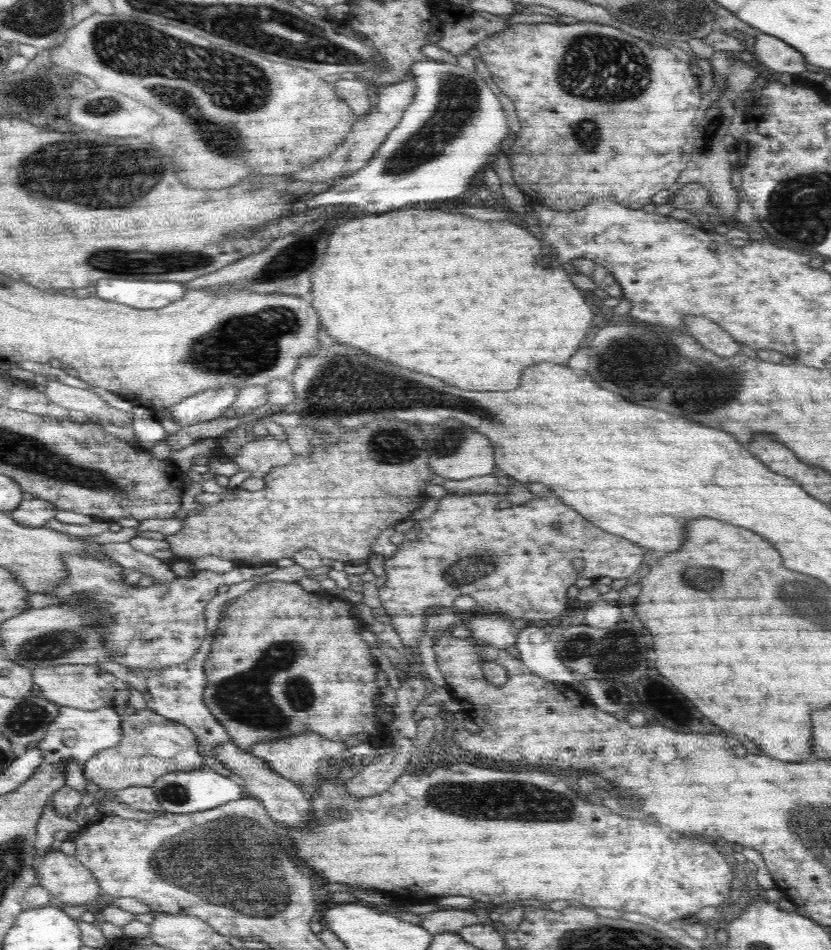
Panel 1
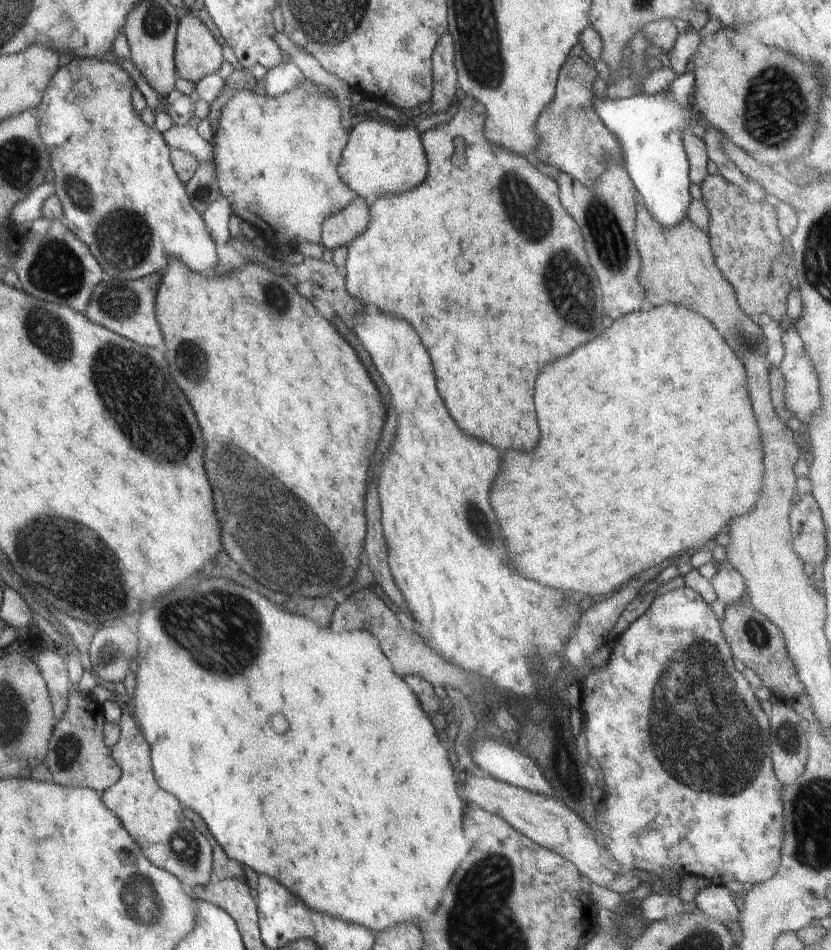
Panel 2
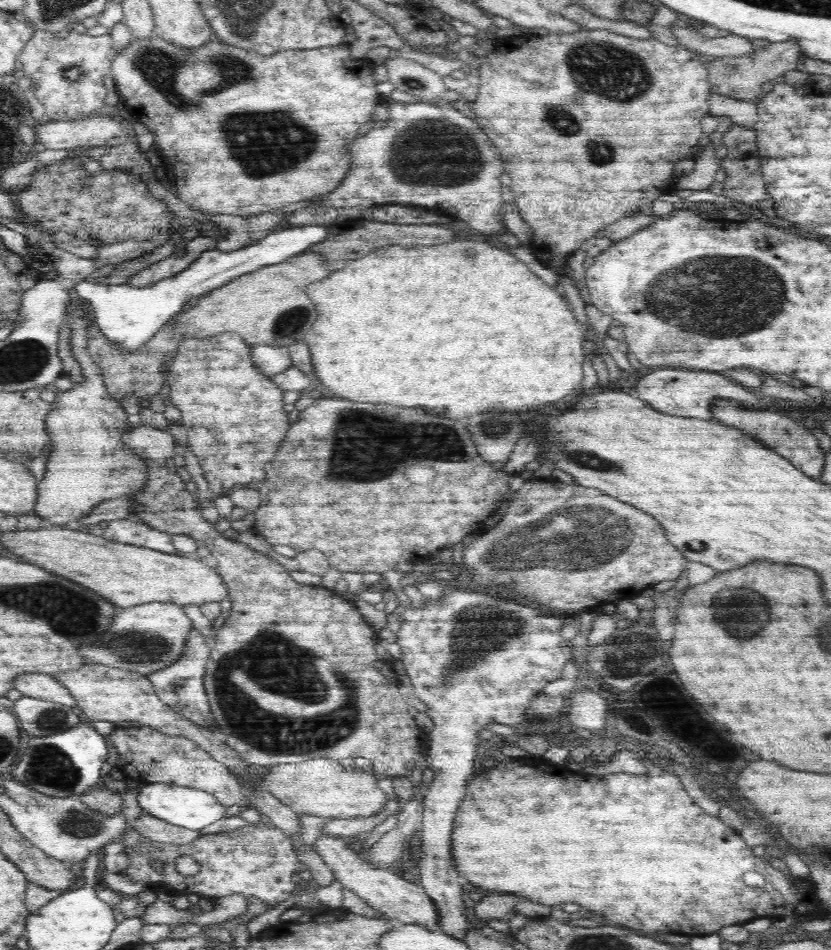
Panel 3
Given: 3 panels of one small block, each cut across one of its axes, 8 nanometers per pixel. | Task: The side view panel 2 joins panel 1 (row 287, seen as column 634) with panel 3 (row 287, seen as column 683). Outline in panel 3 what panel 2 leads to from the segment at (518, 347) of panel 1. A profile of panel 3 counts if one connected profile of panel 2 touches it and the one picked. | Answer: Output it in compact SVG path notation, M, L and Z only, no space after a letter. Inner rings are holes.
M460 240L460 242L450 242L450 244L438 244L438 246L422 246L422 248L404 248L404 246L388 246L388 248L376 249L372 251L372 254L364 256L364 258L358 258L357 260L347 261L339 267L339 269L330 274L328 278L314 282L306 288L306 295L316 305L318 312L318 320L314 322L312 330L306 334L306 338L303 338L304 342L308 344L312 355L312 367L314 367L315 380L317 383L317 389L327 391L330 396L344 398L352 398L356 402L386 402L386 404L394 404L394 406L404 406L404 408L416 408L416 406L424 406L428 408L428 412L432 414L448 414L450 412L450 418L466 418L470 414L480 414L480 412L486 412L486 410L526 410L526 408L532 408L532 406L538 406L538 404L546 404L546 402L554 402L554 400L560 400L564 396L568 396L576 384L582 380L582 362L584 362L584 350L582 350L582 342L584 342L585 330L575 318L575 314L572 313L570 307L568 307L567 300L564 298L561 290L556 287L549 287L545 284L534 272L531 272L526 264L523 264L516 259L508 249L494 248L485 240L478 240L478 242L472 242L472 240Z

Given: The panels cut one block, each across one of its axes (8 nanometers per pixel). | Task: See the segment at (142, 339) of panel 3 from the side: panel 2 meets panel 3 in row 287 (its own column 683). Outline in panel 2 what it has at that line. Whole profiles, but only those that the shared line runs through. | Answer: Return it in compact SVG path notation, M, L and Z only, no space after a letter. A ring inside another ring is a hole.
M690 66L684 75L678 75L668 92L658 95L635 94L622 100L595 98L595 110L598 117L604 122L618 140L622 148L624 166L632 180L643 206L648 210L651 218L659 226L670 229L682 225L687 218L688 208L693 198L690 194L689 163L685 156L682 136L696 119L696 110L692 106L692 90L695 87L695 70Z

